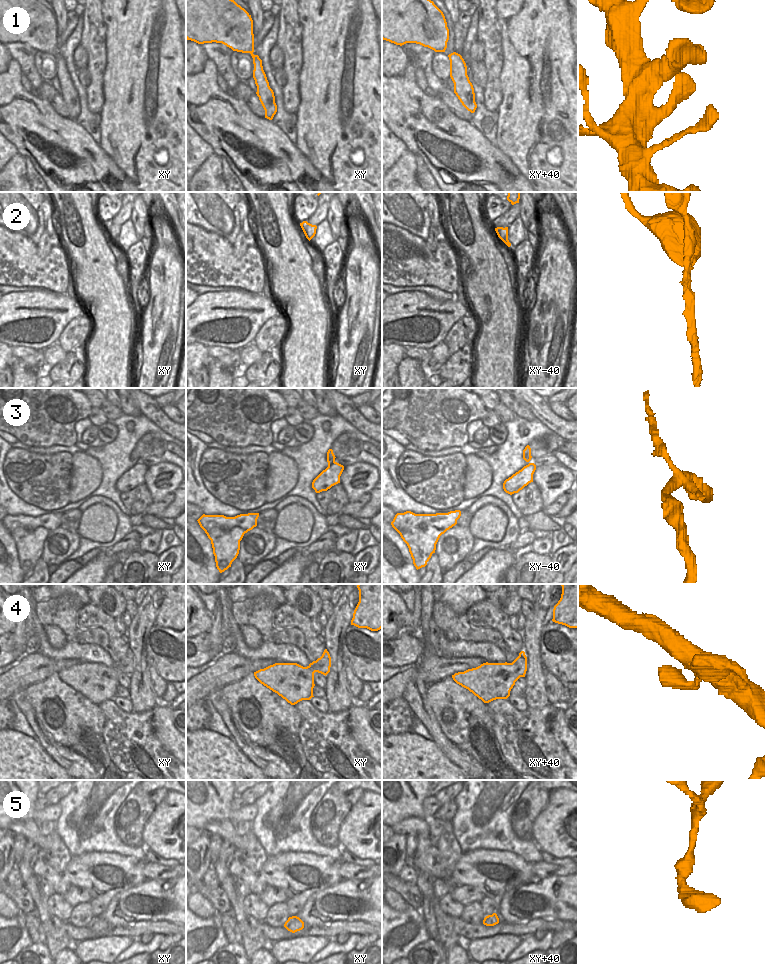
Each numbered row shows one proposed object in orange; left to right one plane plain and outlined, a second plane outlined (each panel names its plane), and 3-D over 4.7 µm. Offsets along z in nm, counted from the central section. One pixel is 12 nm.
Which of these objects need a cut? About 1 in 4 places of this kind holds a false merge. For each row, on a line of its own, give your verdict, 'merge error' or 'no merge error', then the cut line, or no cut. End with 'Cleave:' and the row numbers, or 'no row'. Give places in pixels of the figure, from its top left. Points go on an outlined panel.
1: no merge error; no cut
2: merge error; cut in xy along (304, 228), (310, 234), (307, 238)
3: merge error; cut in xy along (334, 461), (328, 466)
4: no merge error; no cut
5: no merge error; no cut
Cleave: 2, 3

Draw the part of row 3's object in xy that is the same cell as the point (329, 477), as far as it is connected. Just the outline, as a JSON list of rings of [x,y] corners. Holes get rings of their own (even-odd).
[[[334,462],[323,470],[312,482],[312,488],[316,493],[327,491],[332,486],[340,483],[340,476],[344,470],[344,466]]]

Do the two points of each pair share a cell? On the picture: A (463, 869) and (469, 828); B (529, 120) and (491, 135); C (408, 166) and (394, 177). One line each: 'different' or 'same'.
A: different
B: different
C: same

